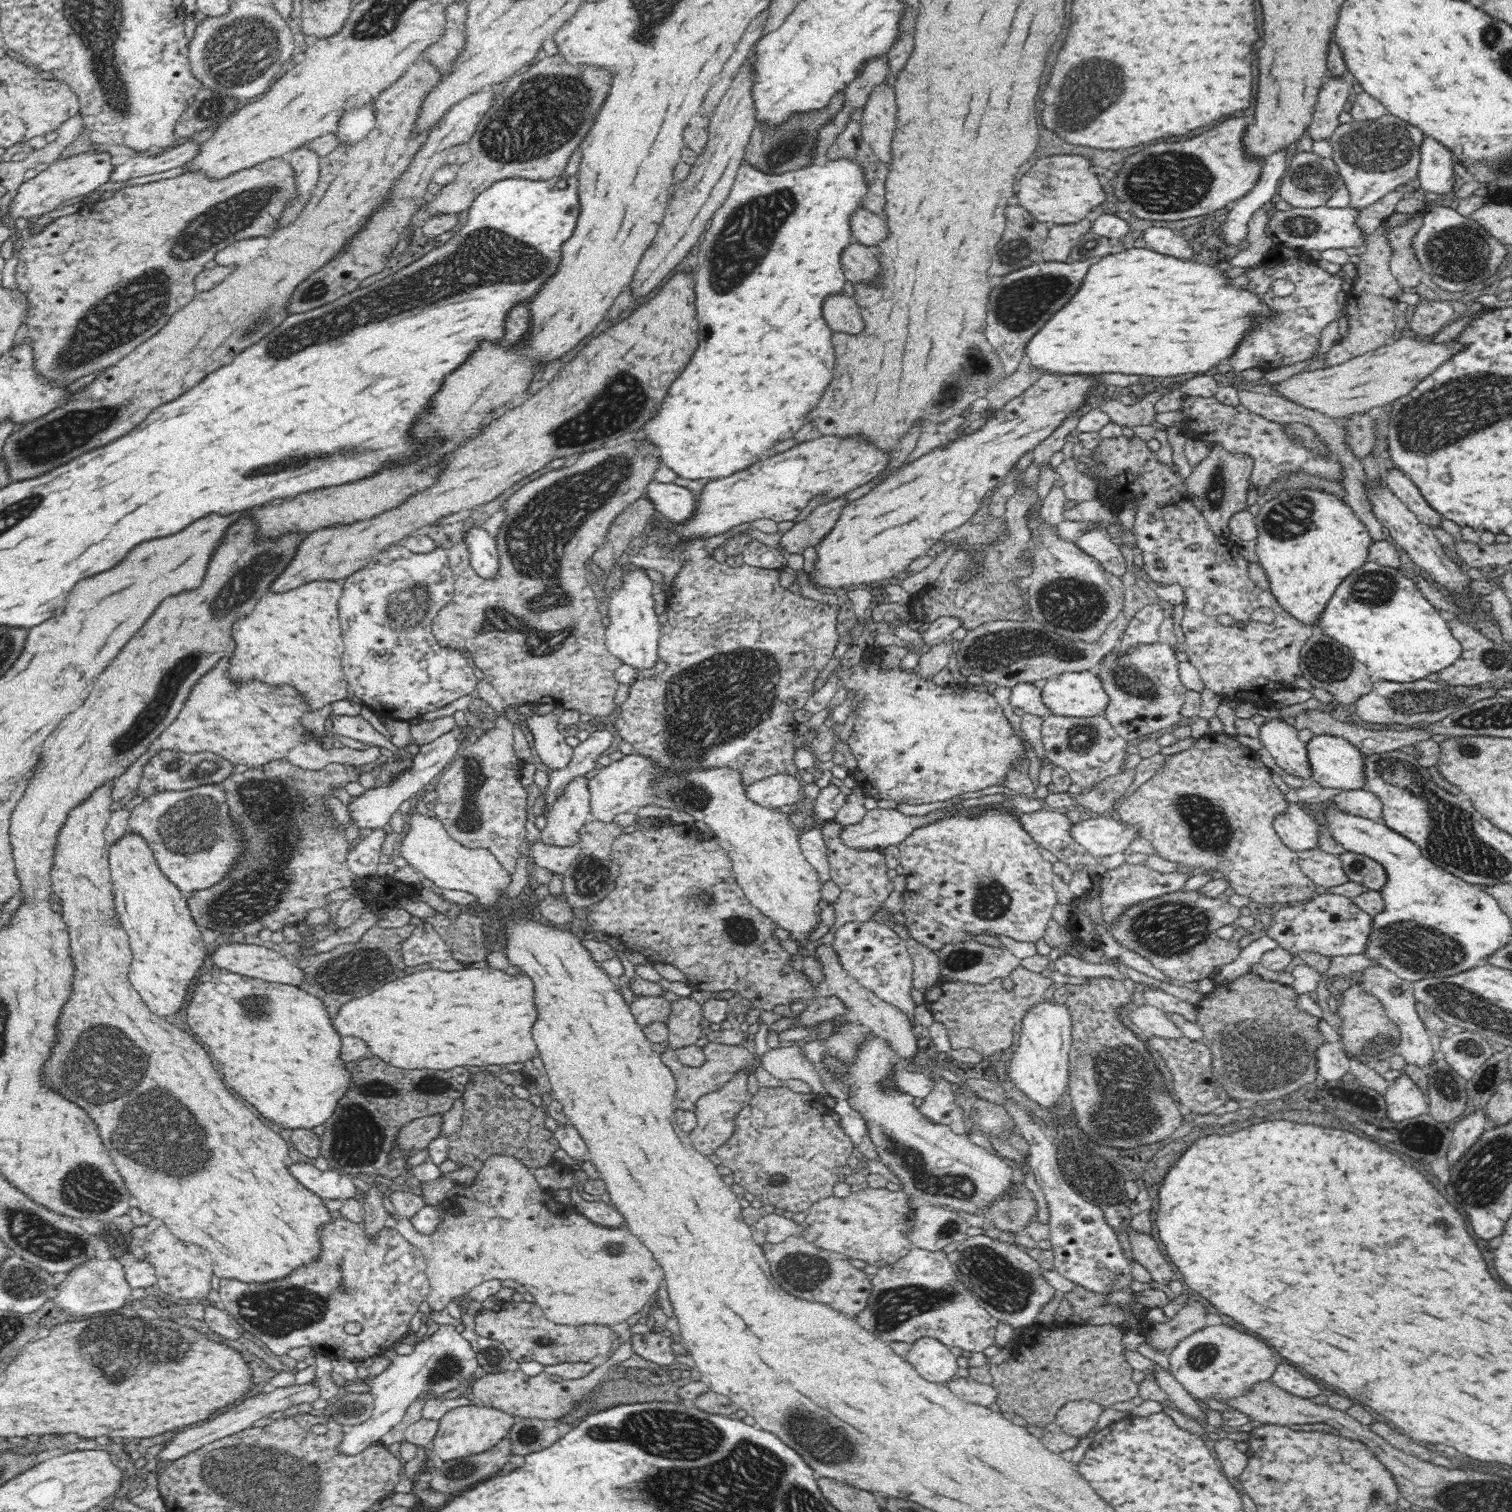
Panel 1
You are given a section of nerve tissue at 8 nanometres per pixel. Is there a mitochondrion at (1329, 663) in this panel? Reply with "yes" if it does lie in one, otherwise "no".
yes

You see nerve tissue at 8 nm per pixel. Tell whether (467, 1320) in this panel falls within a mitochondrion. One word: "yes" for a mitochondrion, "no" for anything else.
no

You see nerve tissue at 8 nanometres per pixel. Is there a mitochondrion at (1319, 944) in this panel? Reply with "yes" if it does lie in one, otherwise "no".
no

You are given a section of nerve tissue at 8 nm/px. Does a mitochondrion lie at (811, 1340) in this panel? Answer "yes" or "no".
yes

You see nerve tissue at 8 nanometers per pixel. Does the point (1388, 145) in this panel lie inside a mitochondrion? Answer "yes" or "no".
yes

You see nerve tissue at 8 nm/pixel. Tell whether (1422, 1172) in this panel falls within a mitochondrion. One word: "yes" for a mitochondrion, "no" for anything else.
no

